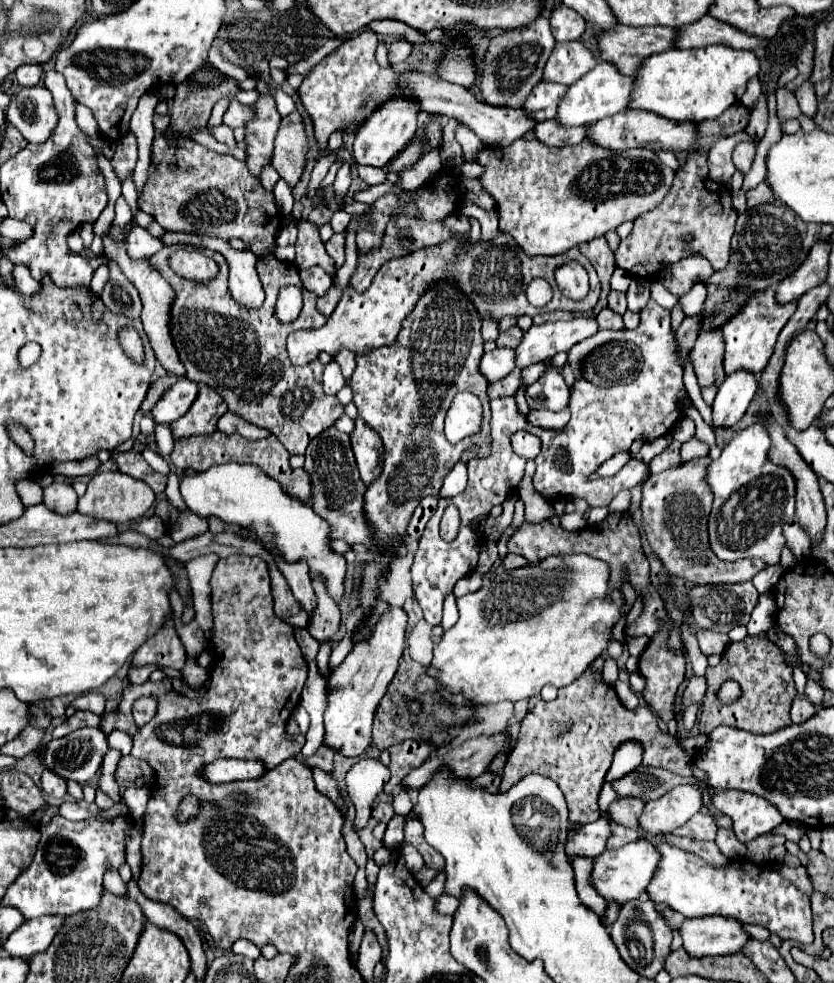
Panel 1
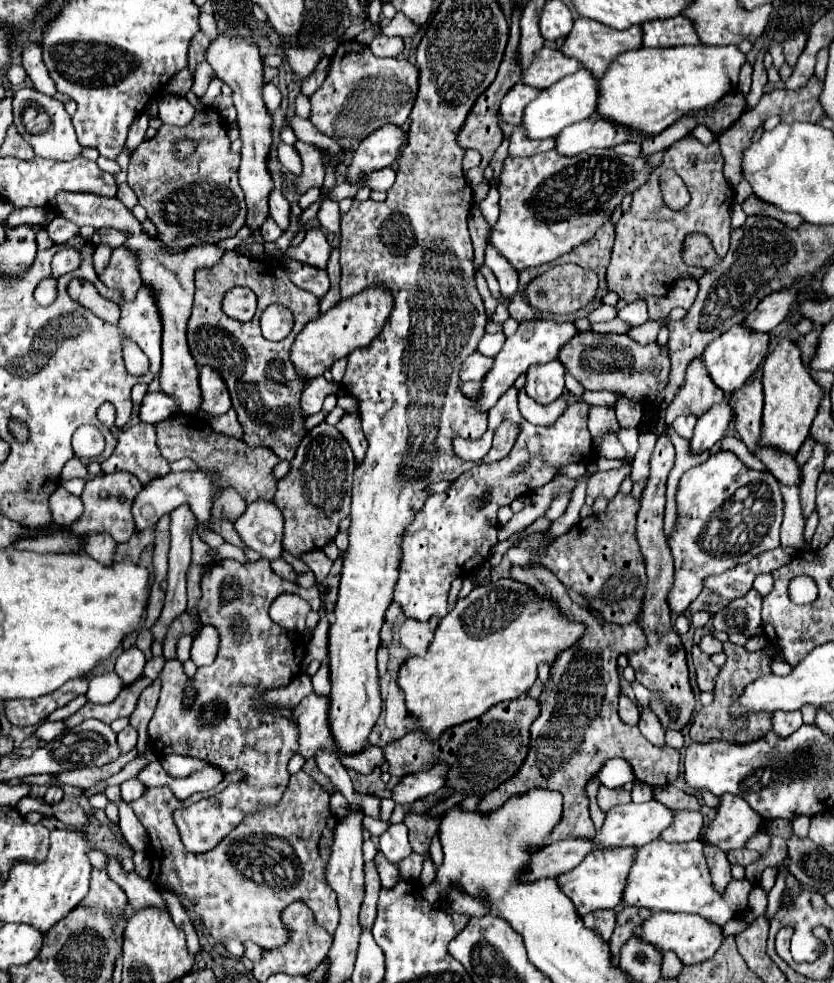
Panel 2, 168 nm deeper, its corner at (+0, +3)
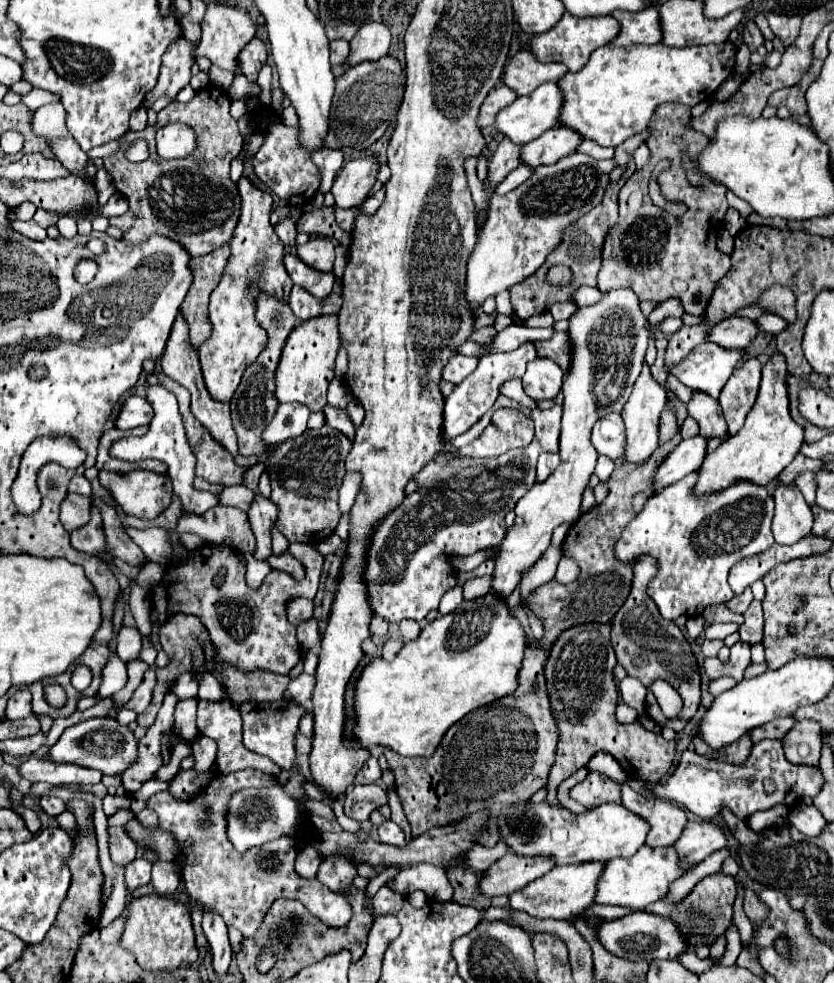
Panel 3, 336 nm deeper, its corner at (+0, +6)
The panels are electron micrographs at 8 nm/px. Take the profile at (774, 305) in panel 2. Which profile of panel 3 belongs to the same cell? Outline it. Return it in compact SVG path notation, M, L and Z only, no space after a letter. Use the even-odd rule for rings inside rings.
M731 317L713 327L709 341L727 349L743 349L757 337L757 333L759 333L759 325L755 319Z

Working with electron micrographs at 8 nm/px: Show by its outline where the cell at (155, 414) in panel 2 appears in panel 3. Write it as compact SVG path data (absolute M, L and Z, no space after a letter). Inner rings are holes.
M133 395L125 401L125 405L117 417L117 427L119 429L133 429L139 425L149 425L153 415L155 413L151 409L151 403L147 403L145 397Z

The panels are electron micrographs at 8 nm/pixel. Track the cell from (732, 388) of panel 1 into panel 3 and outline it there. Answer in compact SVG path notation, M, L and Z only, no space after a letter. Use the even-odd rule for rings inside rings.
M695 435L691 439L683 439L671 453L669 459L665 459L655 473L655 493L663 487L683 479L687 473L699 469L703 463L705 451L707 451L707 437Z

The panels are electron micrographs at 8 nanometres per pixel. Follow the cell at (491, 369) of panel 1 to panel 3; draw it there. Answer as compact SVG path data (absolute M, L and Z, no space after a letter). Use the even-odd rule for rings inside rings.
M455 355L455 357L451 357L451 361L447 363L447 367L443 369L443 379L459 385L465 377L469 377L469 375L475 371L477 363L479 363L477 357Z

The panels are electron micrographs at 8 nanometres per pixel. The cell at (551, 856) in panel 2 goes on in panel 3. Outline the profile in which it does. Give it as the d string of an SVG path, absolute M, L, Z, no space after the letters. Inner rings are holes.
M509 853L487 869L479 887L487 897L511 895L527 883L543 877L551 867L555 867L555 861L547 861L545 857L519 857L517 853Z

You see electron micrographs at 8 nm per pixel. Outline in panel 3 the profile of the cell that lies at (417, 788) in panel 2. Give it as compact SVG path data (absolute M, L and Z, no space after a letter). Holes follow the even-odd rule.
M371 783L371 785L355 785L351 791L347 791L343 809L349 819L365 821L369 815L379 807L387 805L387 789Z

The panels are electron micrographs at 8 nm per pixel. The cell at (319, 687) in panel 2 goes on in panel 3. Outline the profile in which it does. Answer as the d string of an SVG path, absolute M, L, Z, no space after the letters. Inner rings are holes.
M301 673L299 677L295 677L295 679L289 683L289 689L287 689L287 693L285 693L285 699L295 701L295 703L299 703L299 705L303 705L303 707L311 707L313 689L315 689L315 675Z

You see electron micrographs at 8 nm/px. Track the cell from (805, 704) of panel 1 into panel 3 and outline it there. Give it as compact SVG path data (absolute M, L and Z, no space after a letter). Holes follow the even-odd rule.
M783 717L779 721L769 721L767 725L759 725L751 729L751 741L757 743L761 739L783 739L787 729L791 729L791 725L795 725L795 717Z

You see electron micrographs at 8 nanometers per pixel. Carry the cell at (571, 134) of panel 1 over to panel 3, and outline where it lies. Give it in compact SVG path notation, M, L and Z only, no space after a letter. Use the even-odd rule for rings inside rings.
M507 137L499 143L499 147L493 153L493 159L489 163L489 181L491 181L493 189L495 189L495 185L499 181L503 181L503 177L509 171L513 171L513 169L517 169L521 165L519 149L521 149L521 145L515 145L513 141L507 141Z

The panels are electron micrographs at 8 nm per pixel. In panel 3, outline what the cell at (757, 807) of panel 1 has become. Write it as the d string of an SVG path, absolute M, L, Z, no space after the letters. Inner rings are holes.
M699 821L689 823L675 849L683 863L701 863L707 855L723 849L727 845L727 831L723 823Z

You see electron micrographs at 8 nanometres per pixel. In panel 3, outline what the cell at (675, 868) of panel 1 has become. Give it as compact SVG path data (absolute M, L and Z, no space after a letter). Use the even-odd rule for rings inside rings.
M643 845L635 853L635 857L617 857L615 861L607 863L605 873L597 885L595 903L621 905L621 907L629 907L629 909L645 909L647 905L667 897L671 883L677 881L683 873L689 873L693 869L695 869L695 865L683 867L673 845L659 847L659 849L651 849L649 845Z

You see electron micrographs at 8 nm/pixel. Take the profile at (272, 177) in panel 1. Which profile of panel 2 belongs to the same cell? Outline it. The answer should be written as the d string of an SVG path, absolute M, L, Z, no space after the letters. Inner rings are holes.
M273 190L273 192L271 192L269 210L271 210L271 212L269 212L269 216L277 222L277 226L279 226L281 230L287 230L291 210L289 210L289 202L285 200L285 196L283 196L279 190Z

